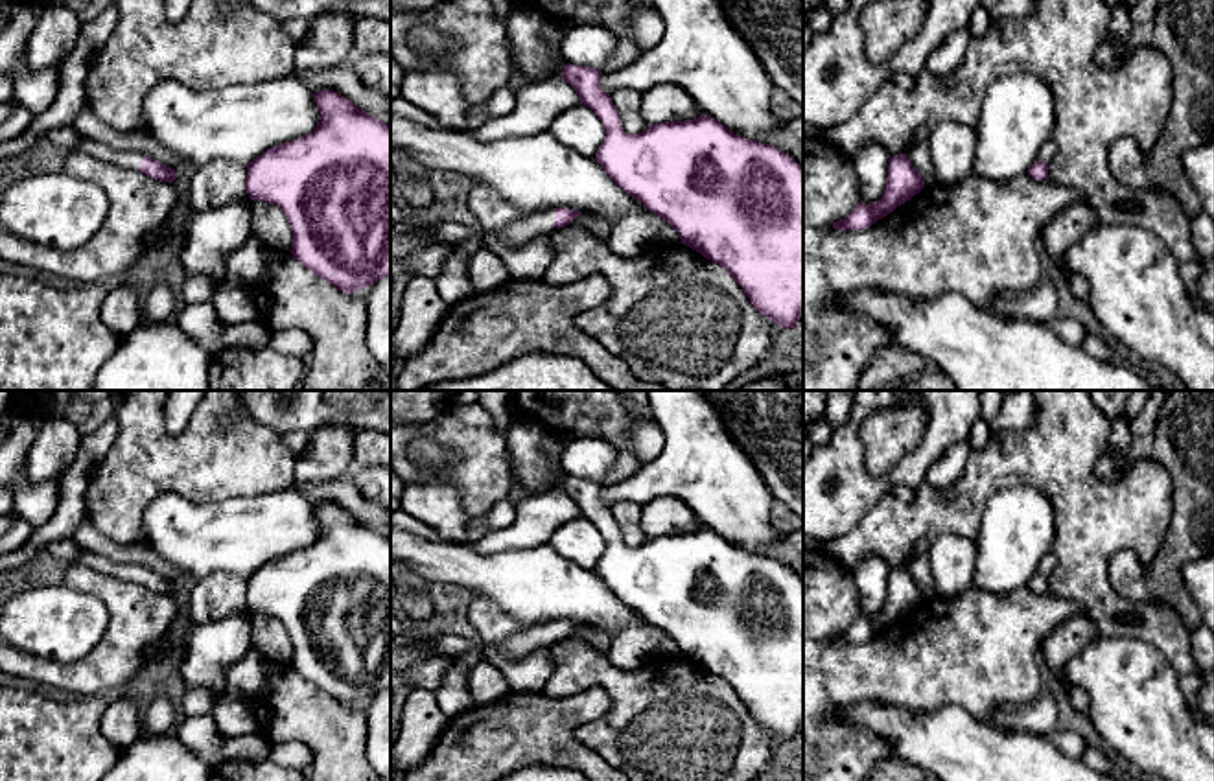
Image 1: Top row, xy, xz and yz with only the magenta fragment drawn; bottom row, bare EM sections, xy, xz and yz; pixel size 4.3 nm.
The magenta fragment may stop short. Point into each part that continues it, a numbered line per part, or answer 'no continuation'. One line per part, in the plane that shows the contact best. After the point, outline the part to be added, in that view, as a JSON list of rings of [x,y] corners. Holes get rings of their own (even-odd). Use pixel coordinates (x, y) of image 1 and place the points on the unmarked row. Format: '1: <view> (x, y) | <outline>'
1: xz (533, 638) | [[[554,623],[527,626],[501,643],[501,656],[507,659],[519,659],[532,650],[549,648],[553,643],[556,643]]]

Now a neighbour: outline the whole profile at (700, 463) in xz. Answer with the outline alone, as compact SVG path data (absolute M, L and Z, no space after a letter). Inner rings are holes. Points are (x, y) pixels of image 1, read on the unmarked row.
M645 390L654 422L665 435L661 453L641 466L632 477L602 484L606 507L617 501L647 505L661 495L682 499L702 527L718 532L735 547L770 556L790 567L803 582L803 558L781 543L781 508L765 484L752 459L737 446L726 429L718 409L704 390Z

